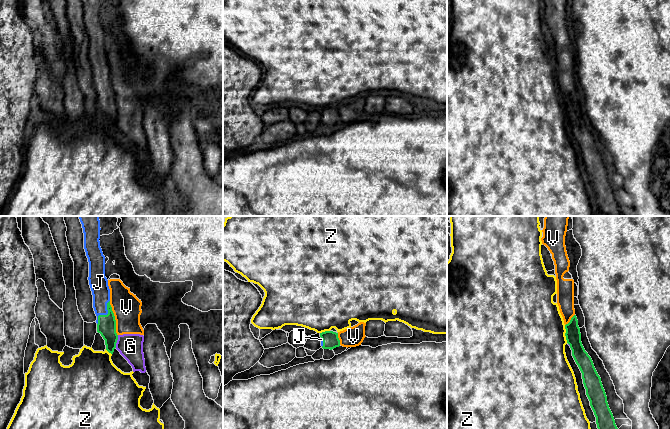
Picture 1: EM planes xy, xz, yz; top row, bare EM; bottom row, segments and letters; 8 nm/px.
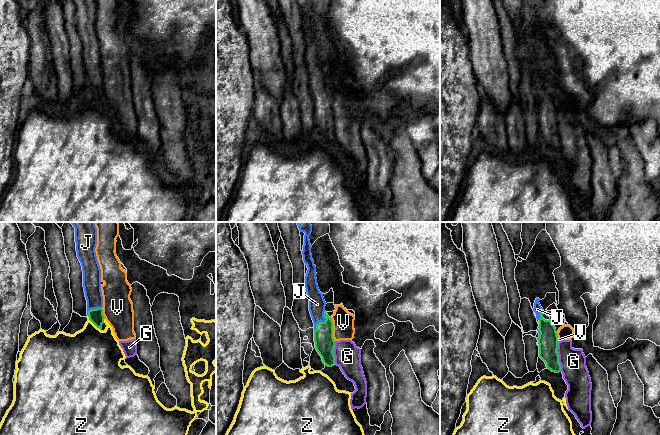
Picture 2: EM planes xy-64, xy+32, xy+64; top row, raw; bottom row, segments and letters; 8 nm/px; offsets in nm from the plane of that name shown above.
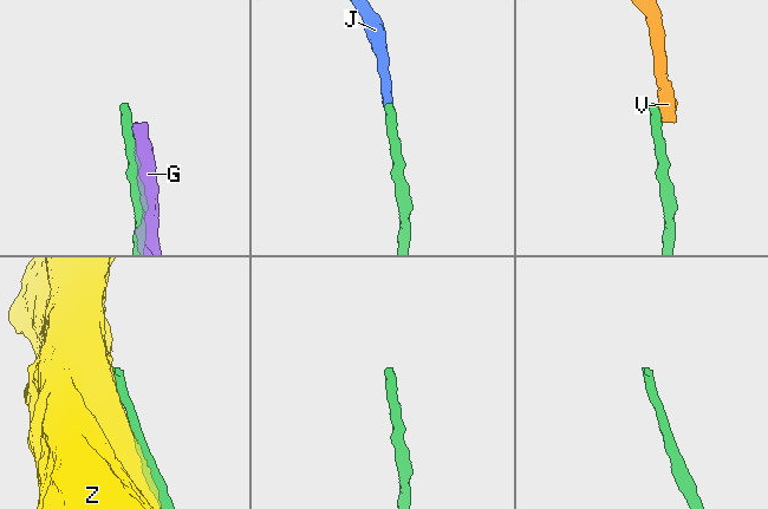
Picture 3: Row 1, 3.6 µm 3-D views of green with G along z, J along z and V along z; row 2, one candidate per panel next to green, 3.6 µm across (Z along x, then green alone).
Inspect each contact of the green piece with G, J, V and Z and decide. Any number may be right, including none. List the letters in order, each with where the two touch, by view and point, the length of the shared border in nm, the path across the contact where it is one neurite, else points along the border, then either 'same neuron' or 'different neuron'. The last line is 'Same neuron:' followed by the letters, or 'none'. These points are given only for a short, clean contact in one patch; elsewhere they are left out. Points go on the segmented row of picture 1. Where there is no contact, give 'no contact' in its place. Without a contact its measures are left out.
G: xy (116, 341) | 110 nm | different neuron
J: xy (105, 315) | 220 nm | across xy (106, 326), (105, 315), (101, 305), (99, 286) | same neuron
V: xy (114, 318) | 280 nm | along xy (109, 301), (112, 307), (117, 335) | different neuron
Z: yz (565, 334) | 150 nm | along yz (564, 325), (567, 342) | different neuron
Same neuron: J

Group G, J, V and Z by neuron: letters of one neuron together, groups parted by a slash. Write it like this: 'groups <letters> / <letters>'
groups G V / J / Z

